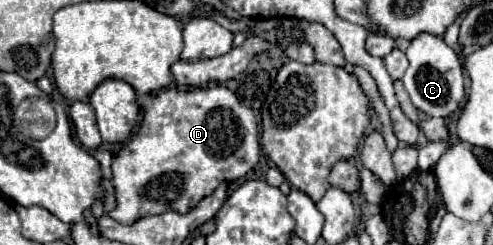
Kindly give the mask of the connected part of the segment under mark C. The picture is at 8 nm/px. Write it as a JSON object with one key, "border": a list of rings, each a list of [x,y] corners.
{"border":[[[419,33],[411,41],[405,55],[409,59],[409,69],[403,75],[403,85],[413,105],[427,117],[451,115],[465,97],[465,81],[463,81],[463,71],[457,53],[441,37],[431,33]]]}

